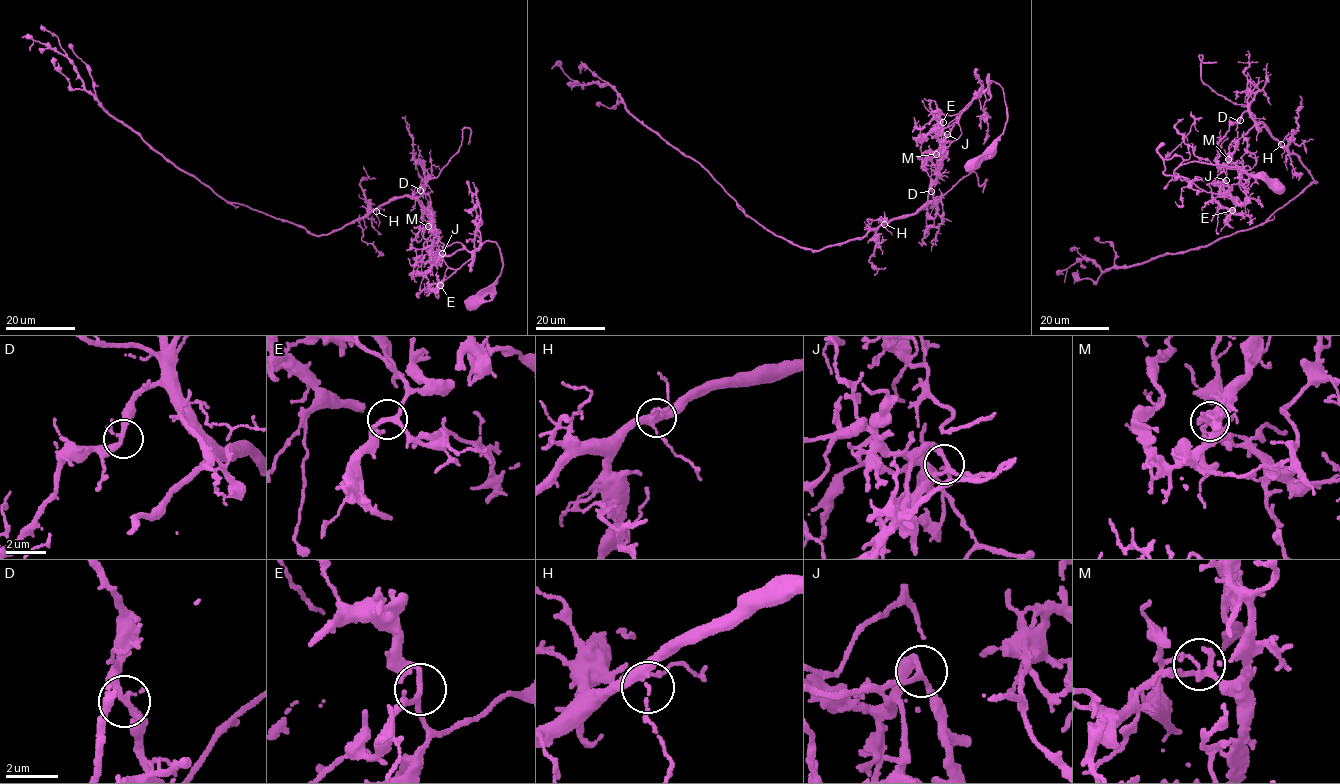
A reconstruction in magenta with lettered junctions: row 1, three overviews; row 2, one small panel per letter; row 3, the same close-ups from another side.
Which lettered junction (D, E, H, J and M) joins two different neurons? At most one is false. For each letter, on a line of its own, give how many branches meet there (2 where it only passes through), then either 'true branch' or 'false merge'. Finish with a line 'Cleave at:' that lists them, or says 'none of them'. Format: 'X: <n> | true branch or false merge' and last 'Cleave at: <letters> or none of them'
D: 4 | true branch
E: 3 | true branch
H: 4 | true branch
J: 3 | true branch
M: 4 | false merge
Cleave at: M

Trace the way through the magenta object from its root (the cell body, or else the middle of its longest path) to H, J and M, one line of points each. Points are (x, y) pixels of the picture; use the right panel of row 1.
H: (1277, 187), (1220, 164), (1187, 162), (1174, 171), (1190, 181), (1214, 180), (1235, 141), (1256, 124), (1281, 144)
J: (1277, 187), (1269, 180), (1220, 164), (1187, 162), (1174, 171), (1175, 176), (1192, 182), (1226, 180)
M: (1277, 187), (1220, 164), (1180, 164), (1174, 175), (1213, 181), (1228, 159)

